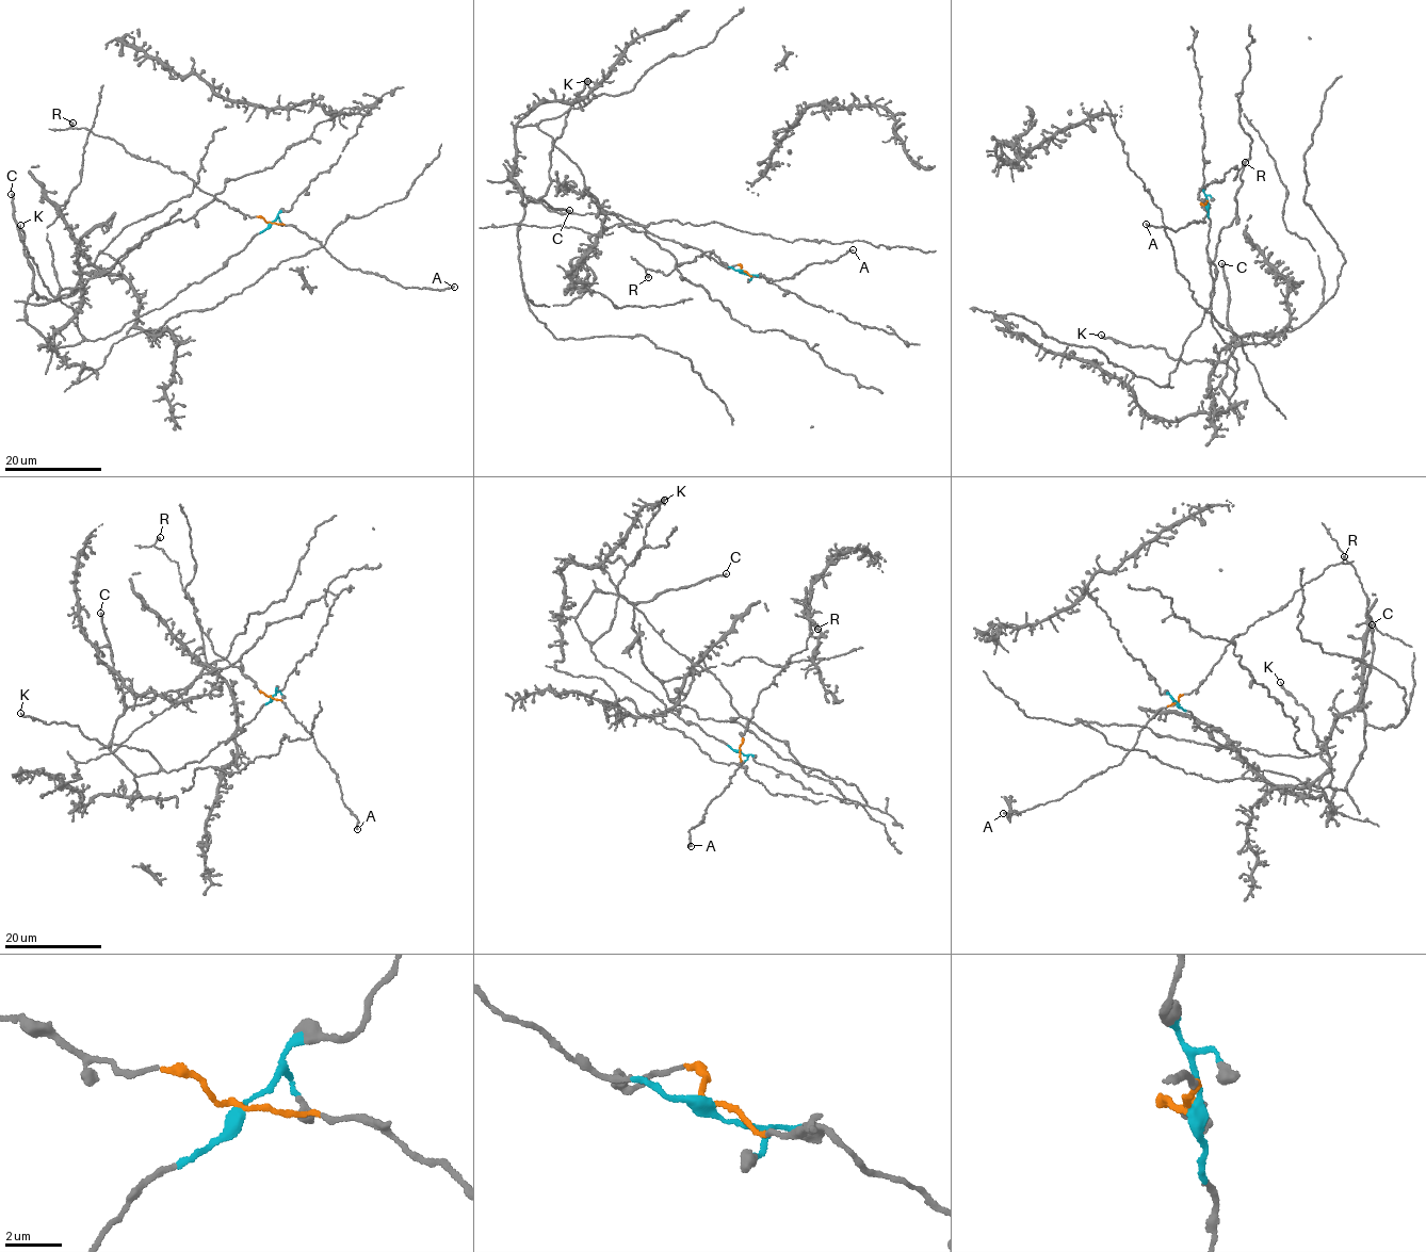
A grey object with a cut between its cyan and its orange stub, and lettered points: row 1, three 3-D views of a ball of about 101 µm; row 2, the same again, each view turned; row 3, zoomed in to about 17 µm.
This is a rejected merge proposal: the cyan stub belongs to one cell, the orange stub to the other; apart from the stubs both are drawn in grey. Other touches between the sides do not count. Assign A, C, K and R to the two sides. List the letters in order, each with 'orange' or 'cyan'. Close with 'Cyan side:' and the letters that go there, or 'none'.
A: orange
C: cyan
K: cyan
R: orange
Cyan side: C, K

